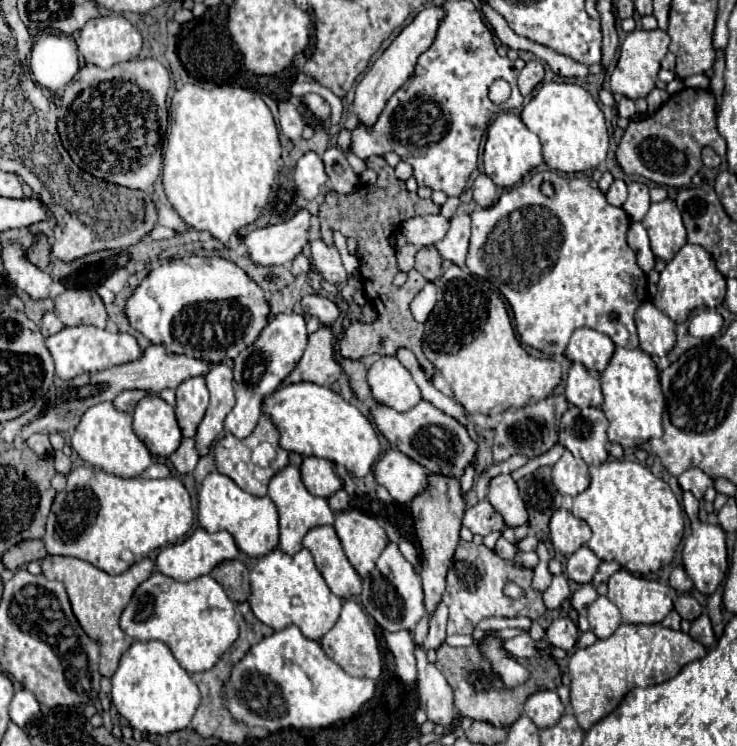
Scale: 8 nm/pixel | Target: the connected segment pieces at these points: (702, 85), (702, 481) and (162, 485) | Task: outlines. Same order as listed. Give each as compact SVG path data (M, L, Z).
M697 74L690 76L684 80L686 87L695 89L708 89L710 85L710 78L705 74Z
M691 468L691 470L687 470L687 472L683 472L683 474L679 476L679 486L681 486L683 490L693 492L695 498L703 498L705 490L707 490L709 486L713 486L713 480L711 480L703 470Z
M79 466L67 476L67 488L55 496L43 542L49 554L75 556L117 576L153 550L185 538L191 522L193 506L181 480L119 478L97 468Z

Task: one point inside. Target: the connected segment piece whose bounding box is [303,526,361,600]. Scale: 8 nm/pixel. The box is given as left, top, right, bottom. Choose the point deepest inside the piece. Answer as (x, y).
(322, 542)

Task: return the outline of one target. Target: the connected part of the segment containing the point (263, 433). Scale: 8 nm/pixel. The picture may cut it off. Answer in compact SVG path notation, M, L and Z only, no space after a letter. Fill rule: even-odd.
M261 414L259 424L257 424L255 430L251 432L251 436L239 440L239 438L235 438L233 434L225 434L221 440L217 440L217 444L215 444L215 448L213 448L213 456L215 456L217 470L219 470L221 474L229 476L239 488L243 488L245 492L249 492L249 494L253 494L253 496L265 496L265 494L267 494L267 484L269 484L269 480L271 480L283 466L287 466L287 462L289 462L289 452L279 446L279 432L277 432L275 424L273 424L265 414ZM261 442L269 442L269 444L277 450L277 458L275 458L267 468L259 468L259 466L255 466L255 464L251 462L251 452L253 452L253 448L257 448Z

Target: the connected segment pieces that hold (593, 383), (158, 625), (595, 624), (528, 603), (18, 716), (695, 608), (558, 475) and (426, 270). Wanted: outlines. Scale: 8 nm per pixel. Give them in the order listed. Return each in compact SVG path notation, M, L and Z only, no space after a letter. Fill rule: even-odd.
M573 364L565 382L565 398L577 408L585 408L585 406L599 408L603 404L599 372L587 370L583 368L583 364Z
M153 572L135 590L129 606L121 614L119 624L133 640L165 642L181 668L185 668L189 674L211 670L221 654L239 636L235 604L211 576L199 576L191 582L177 582L161 572Z
M599 596L589 606L589 624L597 638L609 638L621 624L621 612L607 596Z
M459 540L459 546L457 546L455 558L453 558L453 566L447 574L447 592L443 596L443 602L449 608L447 636L451 636L451 634L473 634L475 626L483 618L491 618L491 616L497 616L497 618L527 616L531 620L541 618L547 610L545 610L541 594L531 588L531 578L533 578L531 570L515 568L511 560L499 558L493 550L485 548L483 544L477 546L473 542ZM505 580L511 580L511 582L519 584L525 592L523 598L519 598L519 600L507 598L503 594Z
M29 690L15 692L15 696L13 696L11 704L9 704L9 716L11 716L11 720L19 728L23 728L27 724L27 720L31 720L37 714L39 714L39 702L37 702L35 694L29 692Z
M681 594L681 596L675 600L675 610L679 612L679 616L681 616L683 620L689 620L689 622L693 622L695 618L699 618L699 616L703 614L701 604L699 604L693 596L689 596L689 594Z
M563 452L563 456L553 466L553 484L561 494L577 496L589 486L589 470L587 464L575 458L571 452Z
M435 246L421 248L415 256L415 270L425 276L425 280L435 282L441 276L441 256Z

